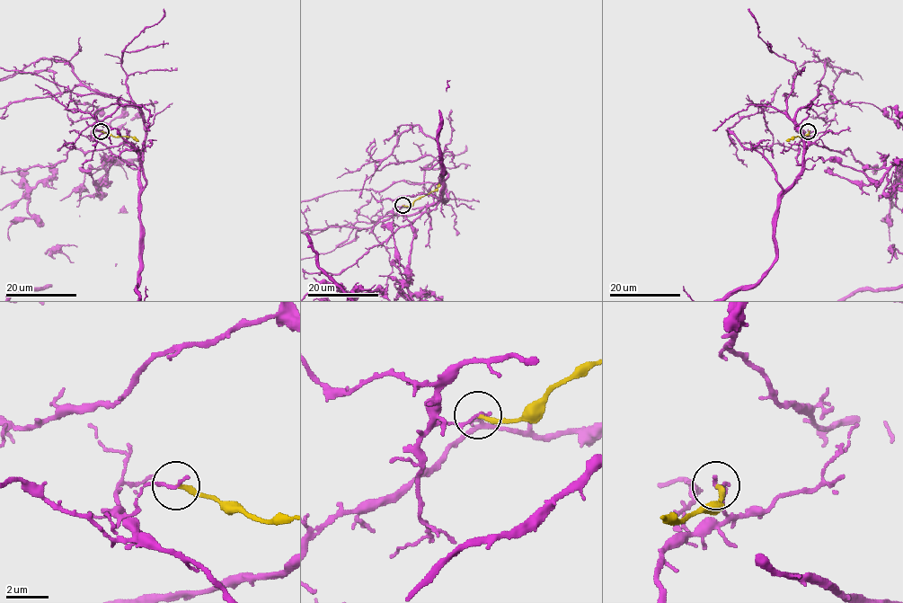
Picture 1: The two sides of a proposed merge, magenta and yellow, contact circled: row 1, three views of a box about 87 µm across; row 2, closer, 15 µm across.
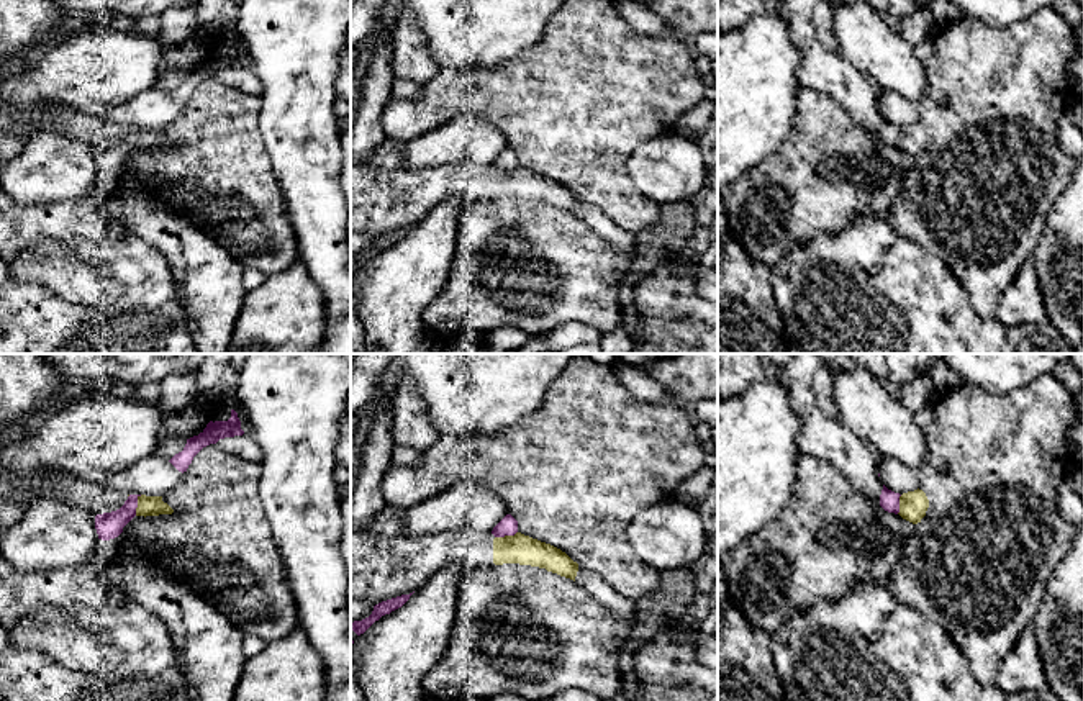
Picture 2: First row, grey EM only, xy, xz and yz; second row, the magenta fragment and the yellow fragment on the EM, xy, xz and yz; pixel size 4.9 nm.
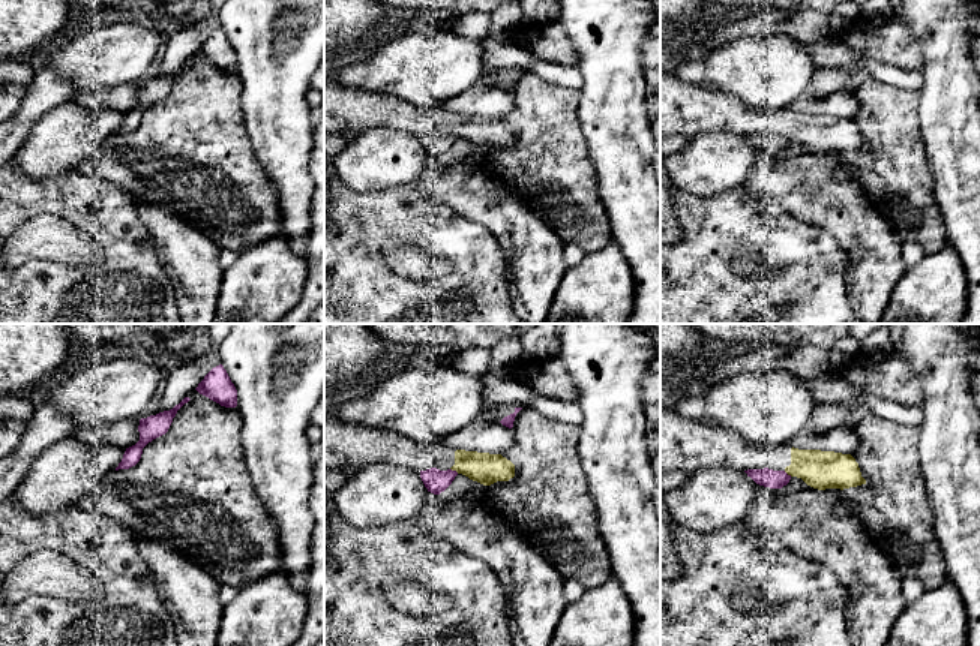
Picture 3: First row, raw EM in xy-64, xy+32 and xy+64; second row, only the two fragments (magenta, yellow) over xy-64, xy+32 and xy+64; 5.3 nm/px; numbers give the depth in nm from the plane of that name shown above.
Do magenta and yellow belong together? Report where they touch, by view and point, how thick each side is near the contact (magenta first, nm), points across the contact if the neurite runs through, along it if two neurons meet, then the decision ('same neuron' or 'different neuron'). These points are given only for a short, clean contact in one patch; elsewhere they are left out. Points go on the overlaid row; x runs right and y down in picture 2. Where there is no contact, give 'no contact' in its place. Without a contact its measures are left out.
meets magenta in xy at (136, 505); 130 nm thick on the magenta side, 100 nm on the other; border along xy (141, 495), (135, 515); different neuron

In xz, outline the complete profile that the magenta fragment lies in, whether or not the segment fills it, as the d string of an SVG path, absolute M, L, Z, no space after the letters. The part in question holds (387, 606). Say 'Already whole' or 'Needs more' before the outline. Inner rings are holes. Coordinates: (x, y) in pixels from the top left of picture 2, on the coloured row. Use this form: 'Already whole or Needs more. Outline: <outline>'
Already whole. Outline: M413 593L401 595L401 596L396 596L396 598L392 598L392 599L387 599L387 601L375 604L372 614L362 621L351 622L351 629L357 635L364 634L382 616L390 614L392 611L401 608L410 599L411 595Z

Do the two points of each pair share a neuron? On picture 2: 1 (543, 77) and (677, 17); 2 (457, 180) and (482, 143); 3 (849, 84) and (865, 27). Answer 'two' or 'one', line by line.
1: two
2: two
3: two

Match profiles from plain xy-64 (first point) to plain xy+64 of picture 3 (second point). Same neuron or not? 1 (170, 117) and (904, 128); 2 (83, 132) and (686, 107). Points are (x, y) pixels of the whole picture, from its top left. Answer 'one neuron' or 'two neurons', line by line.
1: one neuron
2: two neurons

